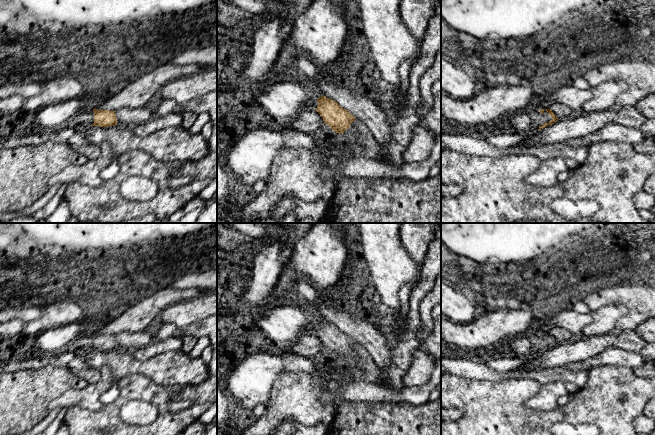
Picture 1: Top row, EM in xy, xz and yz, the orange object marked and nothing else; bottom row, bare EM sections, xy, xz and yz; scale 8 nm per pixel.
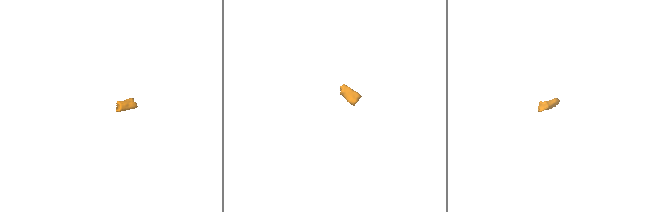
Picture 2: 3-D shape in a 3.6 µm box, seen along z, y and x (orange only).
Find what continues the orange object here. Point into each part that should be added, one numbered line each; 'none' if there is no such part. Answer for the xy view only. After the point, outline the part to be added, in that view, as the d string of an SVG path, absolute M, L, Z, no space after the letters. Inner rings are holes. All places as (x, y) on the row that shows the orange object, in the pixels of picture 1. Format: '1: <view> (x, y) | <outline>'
1: xy (83, 119) | M93 110L82 111L72 117L68 122L67 126L81 130L87 126L91 126L94 123L94 112Z

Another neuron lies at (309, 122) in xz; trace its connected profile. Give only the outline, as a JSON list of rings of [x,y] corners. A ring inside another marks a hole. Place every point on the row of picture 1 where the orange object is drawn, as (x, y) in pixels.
[[[316,110],[302,111],[296,120],[284,122],[287,129],[305,135],[315,135],[323,129],[324,121]]]

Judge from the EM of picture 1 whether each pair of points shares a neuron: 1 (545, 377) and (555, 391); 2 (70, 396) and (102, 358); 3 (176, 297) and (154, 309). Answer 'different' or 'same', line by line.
1: different
2: different
3: same

